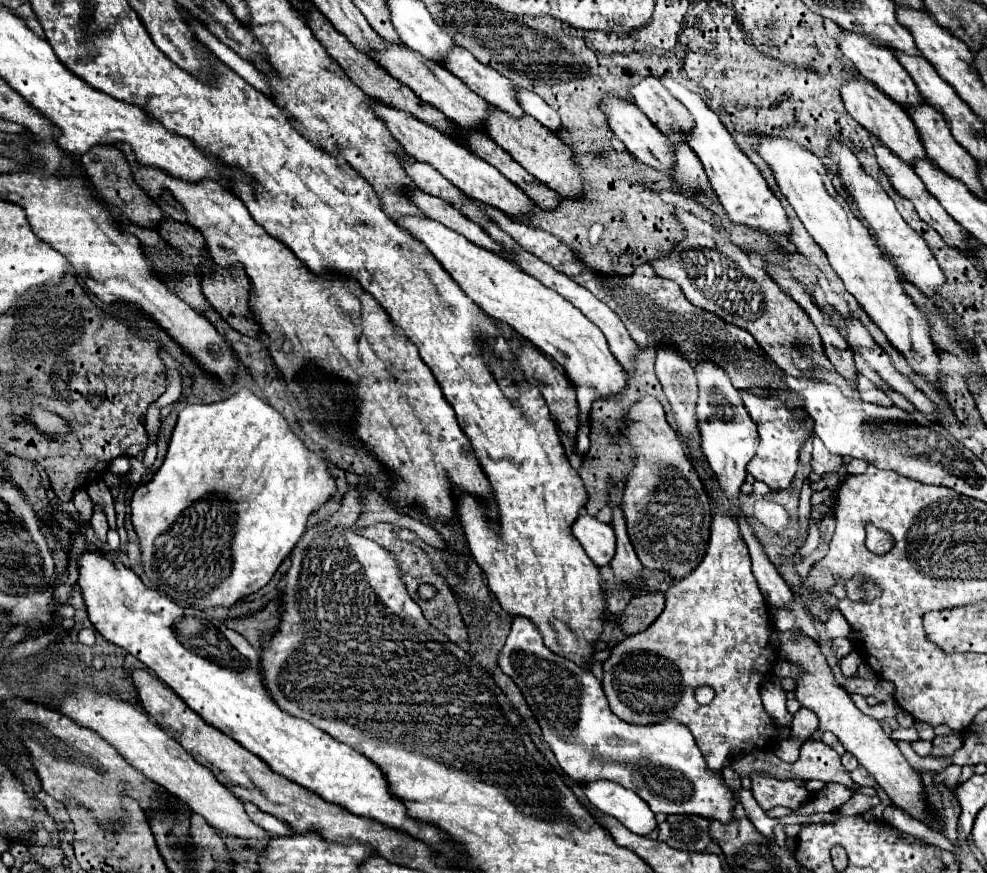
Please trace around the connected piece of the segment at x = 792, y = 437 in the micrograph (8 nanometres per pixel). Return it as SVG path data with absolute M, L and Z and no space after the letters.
M741 392L741 398L759 432L759 448L757 454L747 464L747 472L753 474L755 480L765 482L773 490L787 490L797 472L799 448L805 444L805 440L813 436L811 418L803 416L801 410L799 412L787 410L785 404L777 398L757 398L755 394L749 392Z

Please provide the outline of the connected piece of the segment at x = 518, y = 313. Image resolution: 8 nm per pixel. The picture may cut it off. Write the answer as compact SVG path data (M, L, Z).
M407 216L405 220L399 220L397 224L427 246L427 250L451 274L451 278L461 286L461 290L485 314L513 326L515 332L519 332L529 342L533 342L541 352L545 352L547 356L551 356L555 362L559 362L565 368L567 378L577 388L580 426L576 446L577 453L582 458L590 447L588 415L591 404L595 400L621 394L627 386L625 370L611 354L603 332L595 328L595 324L587 320L561 294L545 288L539 280L525 274L517 264L511 264L507 258L471 244L467 238L449 230L447 226L431 218L415 218L415 216Z

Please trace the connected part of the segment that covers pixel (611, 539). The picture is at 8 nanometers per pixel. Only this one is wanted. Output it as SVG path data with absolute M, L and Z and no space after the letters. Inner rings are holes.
M583 514L573 524L573 534L597 566L607 566L615 556L615 532L609 524Z

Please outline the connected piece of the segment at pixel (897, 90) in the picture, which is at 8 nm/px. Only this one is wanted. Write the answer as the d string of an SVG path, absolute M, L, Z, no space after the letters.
M841 32L841 40L839 40L839 48L841 52L855 64L855 68L867 78L871 80L881 92L887 92L887 96L891 100L895 100L899 106L903 108L913 108L913 106L919 106L925 102L925 98L921 96L919 88L915 86L913 78L907 74L907 70L899 64L899 60L895 58L895 54L891 50L885 50L885 48L879 48L875 44L869 44L869 40L865 36L857 36L853 32Z

